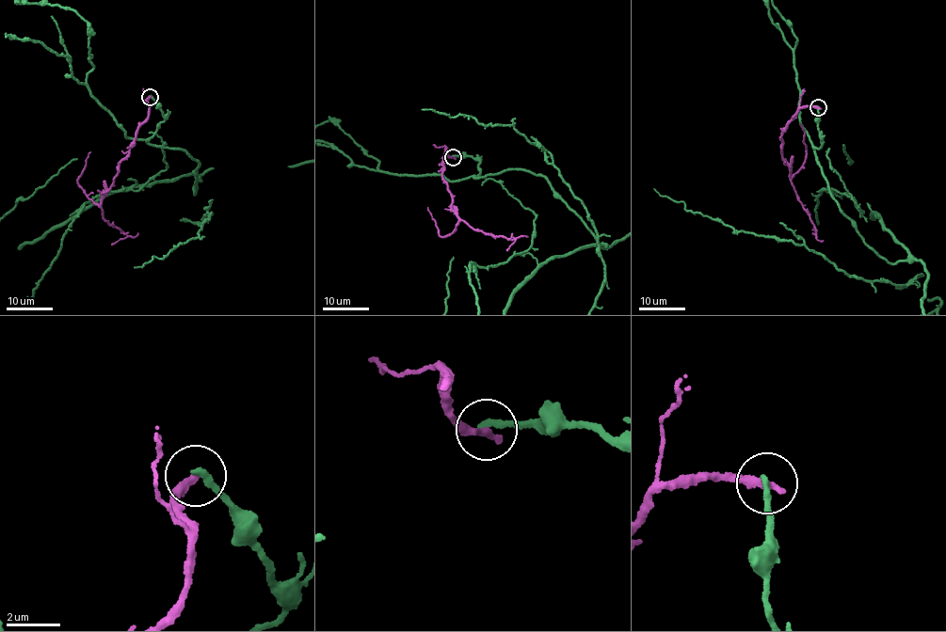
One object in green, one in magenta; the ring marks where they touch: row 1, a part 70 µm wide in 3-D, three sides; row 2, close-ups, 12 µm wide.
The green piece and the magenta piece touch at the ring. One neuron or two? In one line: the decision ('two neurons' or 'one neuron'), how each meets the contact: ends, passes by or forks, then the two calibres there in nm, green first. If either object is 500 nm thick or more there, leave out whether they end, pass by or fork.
two neurons; green ends there; magenta ends there; 280 nm thick on the green side, 320 nm on the other

